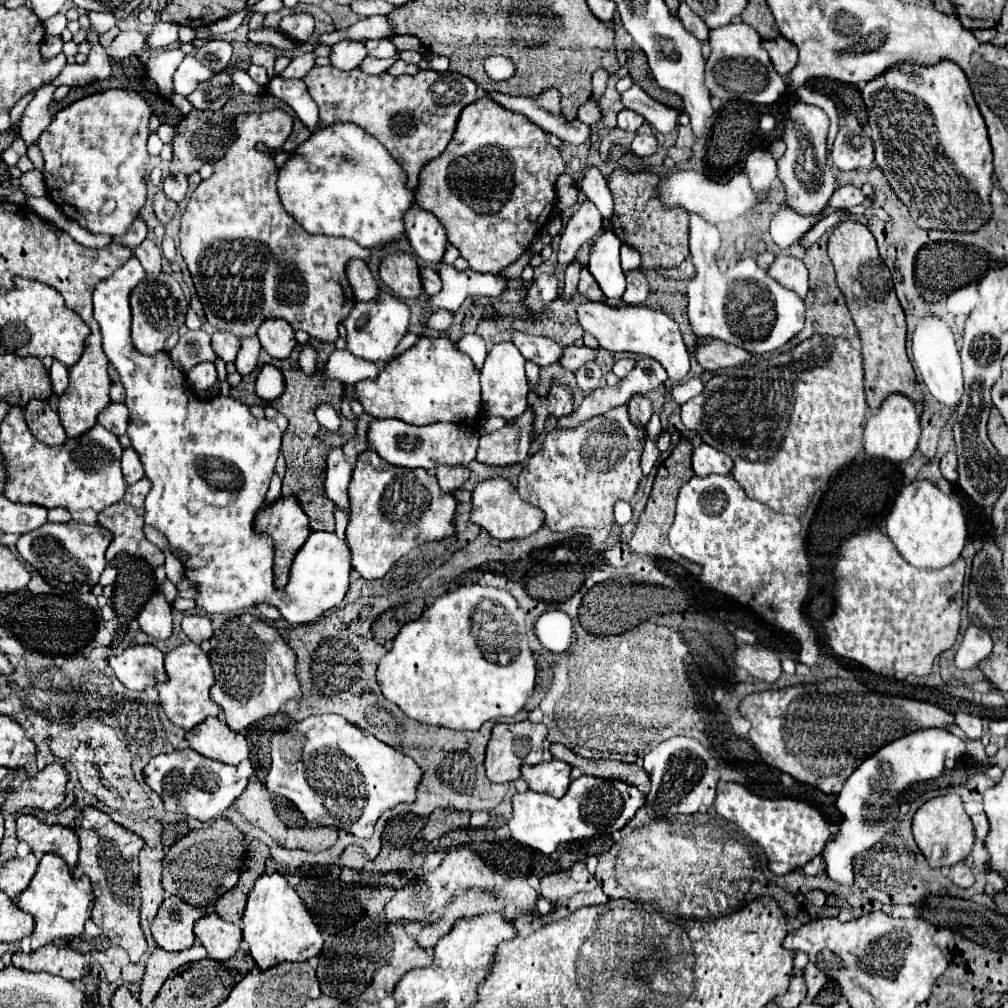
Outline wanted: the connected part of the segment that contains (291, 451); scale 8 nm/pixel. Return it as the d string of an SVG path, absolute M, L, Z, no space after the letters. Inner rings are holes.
M294 349L294 353L288 359L270 359L270 363L282 371L284 383L286 383L282 397L270 401L270 405L282 415L286 415L286 419L290 421L286 435L282 437L282 455L286 457L286 475L282 479L282 495L294 493L300 499L302 509L310 517L312 531L318 531L318 529L334 531L334 517L332 517L334 503L324 493L324 477L326 477L326 455L332 449L332 445L328 443L328 437L354 437L354 423L348 421L340 413L340 397L344 391L344 383L338 379L328 379L320 371L314 377L304 375L298 367L298 349ZM322 403L330 403L338 411L338 417L340 417L338 431L328 431L326 427L318 423L314 413L318 405Z

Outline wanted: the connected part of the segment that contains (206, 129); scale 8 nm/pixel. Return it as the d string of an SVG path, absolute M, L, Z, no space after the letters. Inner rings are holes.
M238 93L236 97L232 97L222 109L218 111L200 111L200 109L192 109L178 125L176 125L176 135L172 141L174 147L174 157L172 157L172 173L184 173L190 175L194 171L198 171L204 161L214 163L218 157L224 155L226 147L232 141L232 119L238 113L258 113L258 111L272 111L274 105L278 105L278 99L268 95L268 93L260 93L260 95L246 95L246 93Z

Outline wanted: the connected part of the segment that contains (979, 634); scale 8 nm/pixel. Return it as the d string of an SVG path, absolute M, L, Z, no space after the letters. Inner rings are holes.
M970 625L964 633L964 639L956 651L956 667L958 669L972 669L992 651L992 637L988 631Z

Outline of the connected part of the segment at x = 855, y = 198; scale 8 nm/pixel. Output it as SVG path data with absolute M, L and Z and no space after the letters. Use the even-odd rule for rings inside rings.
M844 185L844 187L838 187L834 191L834 197L830 199L830 205L832 209L850 209L854 205L860 205L864 201L864 193L854 187L854 185Z

